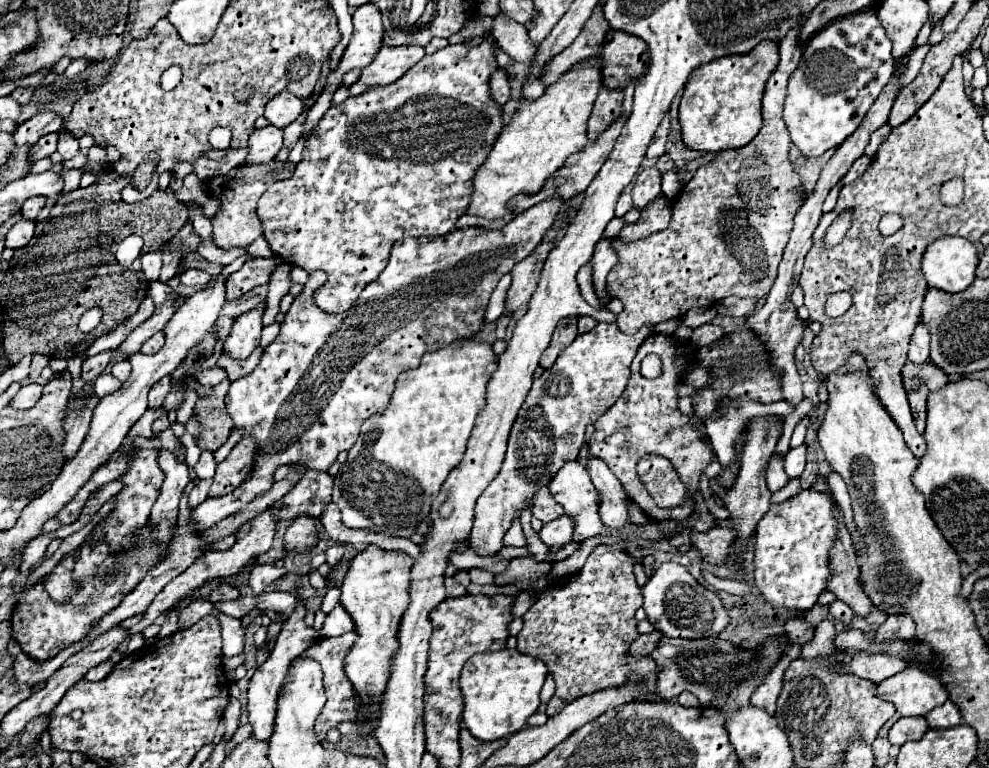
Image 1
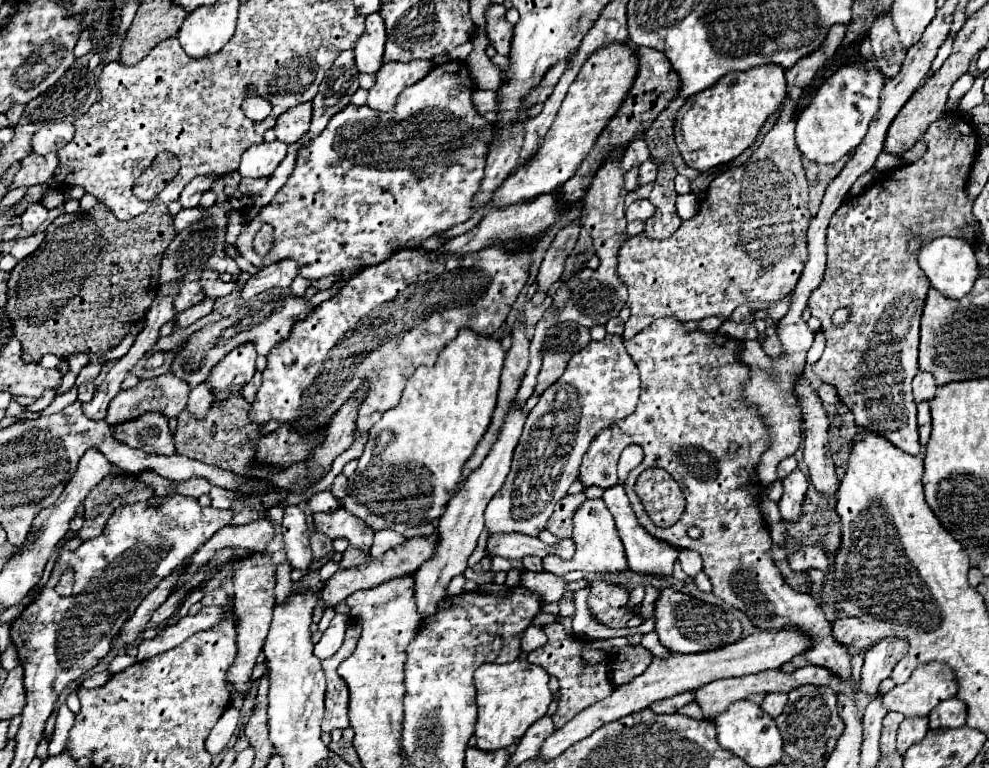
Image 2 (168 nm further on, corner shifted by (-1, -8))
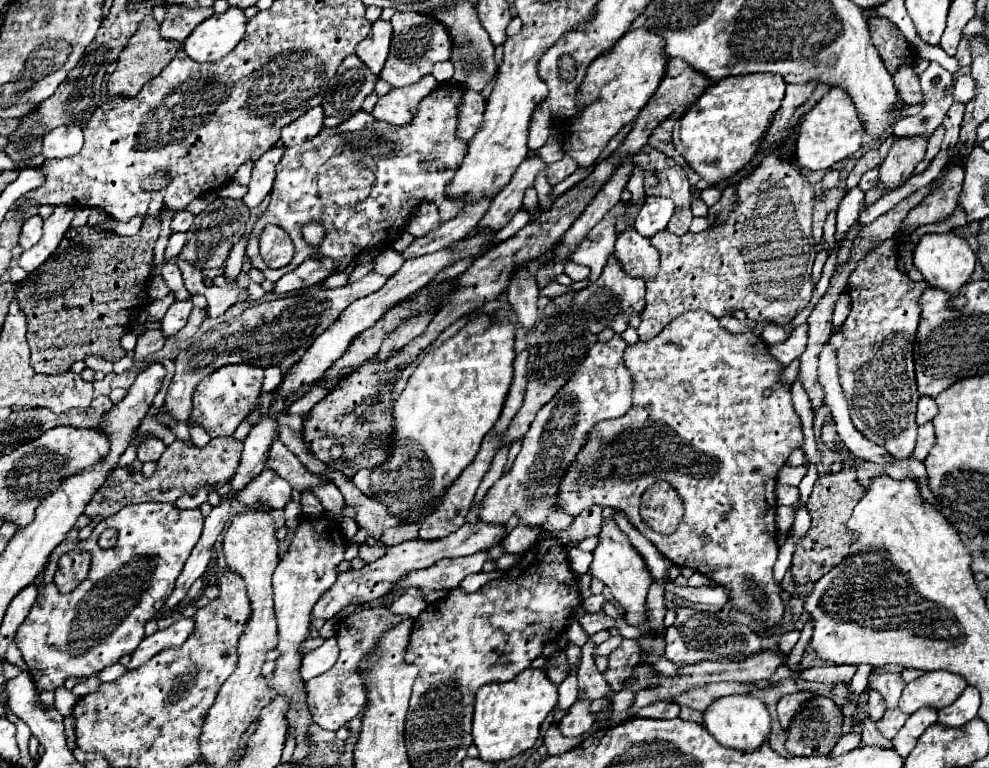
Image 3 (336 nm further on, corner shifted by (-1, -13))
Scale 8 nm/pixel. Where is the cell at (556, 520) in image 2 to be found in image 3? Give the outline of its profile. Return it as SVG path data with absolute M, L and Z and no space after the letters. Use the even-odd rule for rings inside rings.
M589 507L585 509L575 521L573 525L567 529L567 531L559 531L559 533L553 533L563 545L567 545L569 541L583 541L587 537L595 537L599 535L601 531L601 521L603 521L603 515L601 515L603 507Z

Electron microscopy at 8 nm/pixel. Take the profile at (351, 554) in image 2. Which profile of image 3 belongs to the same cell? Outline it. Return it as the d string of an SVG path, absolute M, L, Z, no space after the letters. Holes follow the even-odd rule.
M363 543L361 545L361 551L359 551L359 557L365 561L365 563L371 563L371 561L377 561L379 557L385 555L385 547L383 545L367 545Z

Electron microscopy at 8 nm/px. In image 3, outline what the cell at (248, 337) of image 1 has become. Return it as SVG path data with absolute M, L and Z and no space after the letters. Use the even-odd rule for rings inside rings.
M225 365L217 369L213 375L209 375L209 379L203 379L197 385L197 391L193 393L193 411L189 421L205 427L211 437L231 437L239 423L253 409L261 393L263 375L263 369L253 365Z

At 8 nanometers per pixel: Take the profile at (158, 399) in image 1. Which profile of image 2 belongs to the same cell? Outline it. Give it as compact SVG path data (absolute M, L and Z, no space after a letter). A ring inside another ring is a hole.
M145 412L133 424L119 426L117 438L131 448L139 448L151 454L173 456L173 434L167 426L167 416L161 412Z

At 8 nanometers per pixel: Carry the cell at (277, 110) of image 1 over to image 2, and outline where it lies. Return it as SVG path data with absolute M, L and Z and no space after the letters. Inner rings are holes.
M305 102L301 106L293 106L293 110L287 110L277 118L275 124L275 134L277 140L285 144L293 144L309 130L309 120L311 120L311 102Z

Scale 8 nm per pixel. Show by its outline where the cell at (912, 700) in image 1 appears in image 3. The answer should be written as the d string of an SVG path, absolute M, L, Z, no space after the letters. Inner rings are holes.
M927 671L925 675L907 683L899 699L899 707L909 715L921 707L941 709L953 703L965 687L967 683L961 679L961 675L949 671Z

